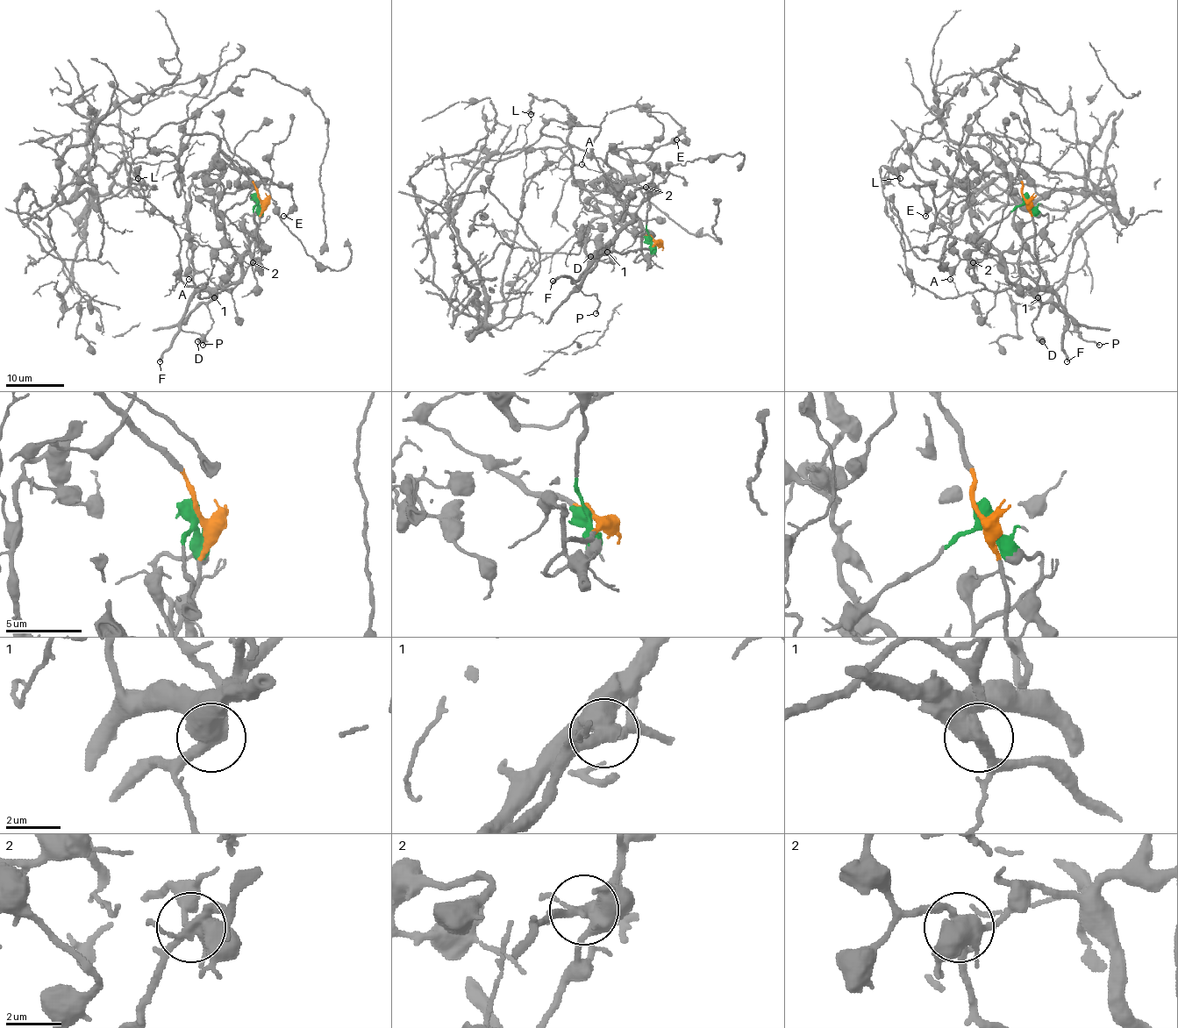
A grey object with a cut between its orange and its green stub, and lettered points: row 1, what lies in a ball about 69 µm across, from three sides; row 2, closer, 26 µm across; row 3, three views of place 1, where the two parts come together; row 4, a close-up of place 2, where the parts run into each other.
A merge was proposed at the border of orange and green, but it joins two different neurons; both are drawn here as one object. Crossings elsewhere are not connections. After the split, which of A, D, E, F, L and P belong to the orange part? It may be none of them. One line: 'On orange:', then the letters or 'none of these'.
On orange: A, D, E, L

